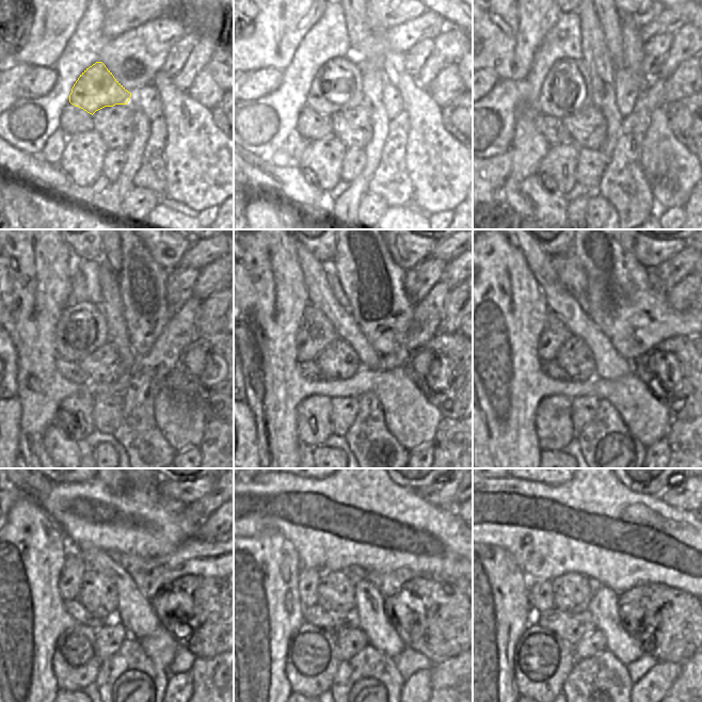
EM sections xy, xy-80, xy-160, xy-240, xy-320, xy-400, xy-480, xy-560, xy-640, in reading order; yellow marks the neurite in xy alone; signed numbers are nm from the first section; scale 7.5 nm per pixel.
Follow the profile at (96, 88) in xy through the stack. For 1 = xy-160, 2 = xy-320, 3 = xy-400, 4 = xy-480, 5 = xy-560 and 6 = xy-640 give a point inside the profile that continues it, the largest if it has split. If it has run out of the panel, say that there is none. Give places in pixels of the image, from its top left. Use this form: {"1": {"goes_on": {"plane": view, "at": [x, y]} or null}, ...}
{"1": {"goes_on": {"plane": "xy-160", "at": [567, 89]}}, "2": {"goes_on": {"plane": "xy-320", "at": [315, 332]}}, "3": {"goes_on": {"plane": "xy-400", "at": [555, 332]}}, "4": {"goes_on": {"plane": "xy-480", "at": [74, 568]}}, "5": {"goes_on": {"plane": "xy-560", "at": [308, 578]}}, "6": {"goes_on": {"plane": "xy-640", "at": [541, 596]}}}

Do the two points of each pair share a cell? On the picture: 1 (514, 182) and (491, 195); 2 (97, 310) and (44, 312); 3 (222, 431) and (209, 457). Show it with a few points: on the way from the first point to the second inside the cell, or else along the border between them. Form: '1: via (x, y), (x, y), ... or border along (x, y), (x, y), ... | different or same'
1: border along (510, 166), (510, 173), (500, 189), (498, 206) | different
2: border along (67, 305), (57, 325), (56, 336) | different
3: via (222, 437), (222, 444), (216, 450) | same

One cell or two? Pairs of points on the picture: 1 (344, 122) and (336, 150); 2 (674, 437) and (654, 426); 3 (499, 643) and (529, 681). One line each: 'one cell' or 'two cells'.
1: two cells
2: two cells
3: two cells

